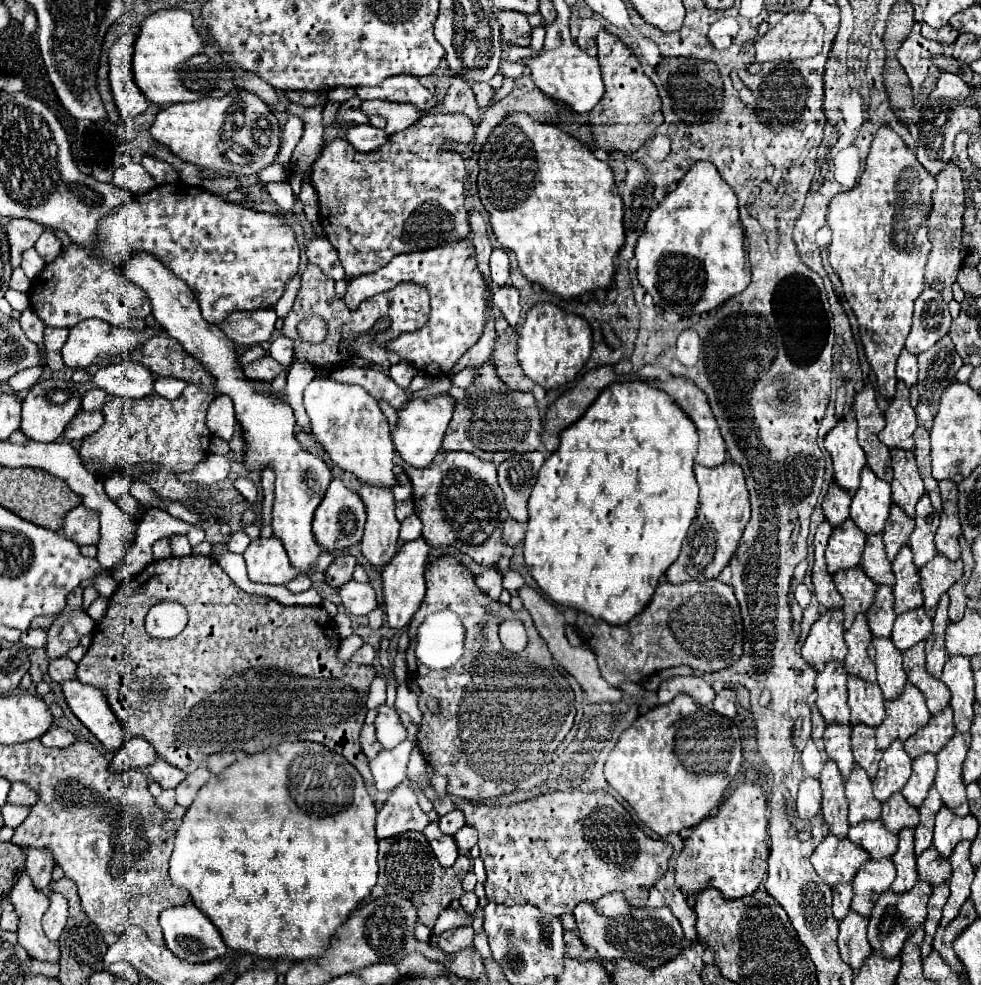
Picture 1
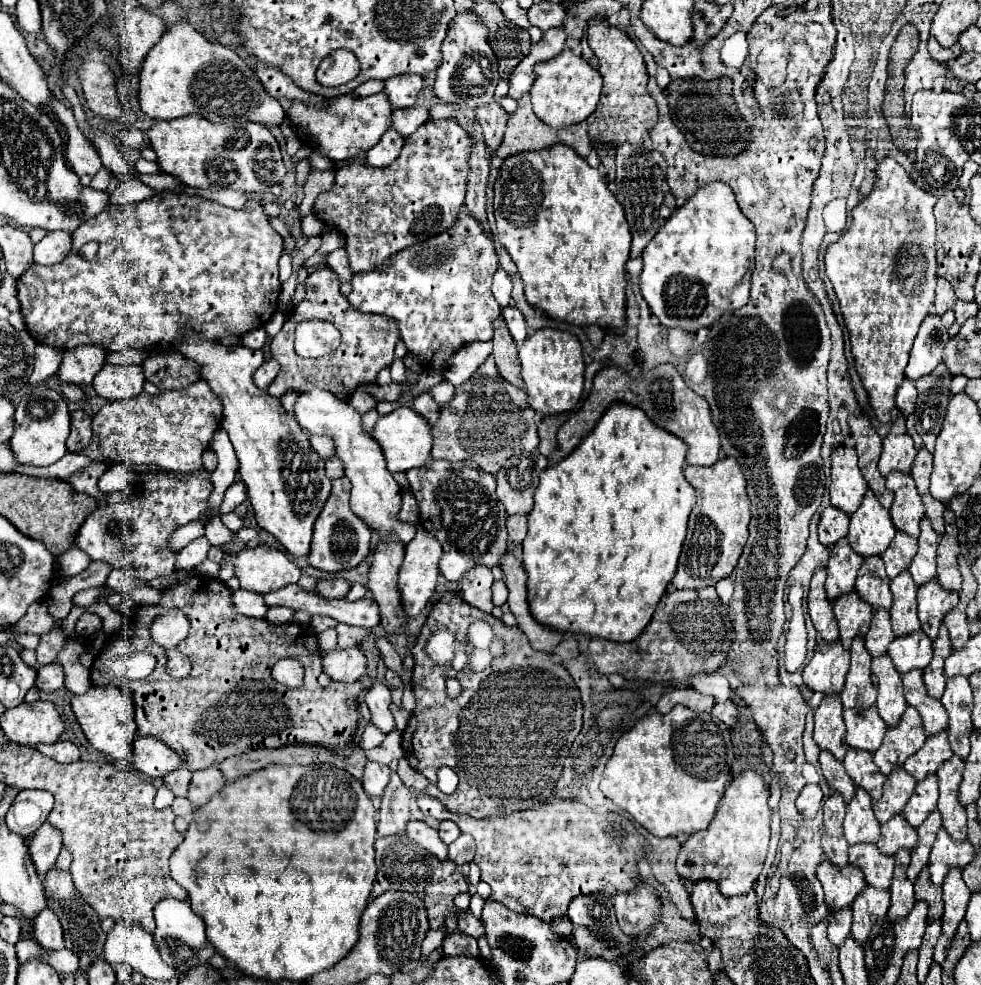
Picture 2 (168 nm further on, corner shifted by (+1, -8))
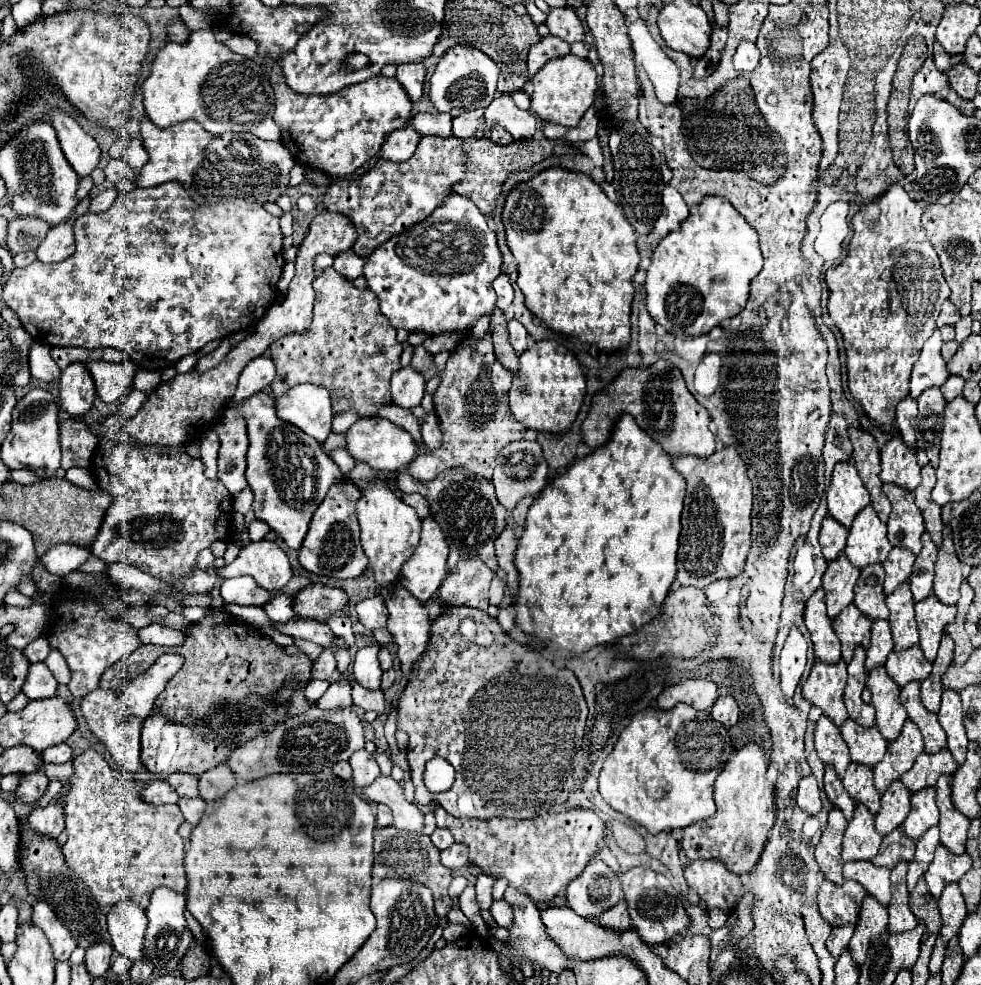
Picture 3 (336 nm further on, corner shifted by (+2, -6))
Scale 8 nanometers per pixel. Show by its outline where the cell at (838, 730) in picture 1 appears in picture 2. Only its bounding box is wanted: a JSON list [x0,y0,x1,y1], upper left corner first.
[818,750,856,802]

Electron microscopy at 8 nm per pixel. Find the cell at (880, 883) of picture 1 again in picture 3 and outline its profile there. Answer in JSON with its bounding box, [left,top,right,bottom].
[849,894,887,966]

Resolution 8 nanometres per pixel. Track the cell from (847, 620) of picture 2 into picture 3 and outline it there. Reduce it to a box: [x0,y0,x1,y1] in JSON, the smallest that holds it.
[833,604,873,662]

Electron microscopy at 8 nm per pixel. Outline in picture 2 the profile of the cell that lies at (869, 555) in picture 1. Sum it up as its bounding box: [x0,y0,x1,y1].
[856,556,892,610]

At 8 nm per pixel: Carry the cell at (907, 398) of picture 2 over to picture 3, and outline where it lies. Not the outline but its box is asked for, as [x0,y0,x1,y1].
[897,396,917,446]

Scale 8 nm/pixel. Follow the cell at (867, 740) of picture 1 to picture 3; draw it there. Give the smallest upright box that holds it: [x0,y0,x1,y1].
[843,762,879,814]

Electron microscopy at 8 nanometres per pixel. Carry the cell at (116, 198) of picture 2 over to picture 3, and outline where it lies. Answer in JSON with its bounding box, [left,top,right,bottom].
[89,188,119,212]

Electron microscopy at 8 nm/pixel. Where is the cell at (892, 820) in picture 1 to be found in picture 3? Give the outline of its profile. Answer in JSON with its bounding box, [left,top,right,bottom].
[871,828,915,868]

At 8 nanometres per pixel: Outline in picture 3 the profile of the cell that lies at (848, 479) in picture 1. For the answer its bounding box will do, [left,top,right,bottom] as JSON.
[827,462,869,526]

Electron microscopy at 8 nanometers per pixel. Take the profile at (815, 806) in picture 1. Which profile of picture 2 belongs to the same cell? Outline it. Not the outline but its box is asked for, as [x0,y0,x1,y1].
[796,784,822,818]

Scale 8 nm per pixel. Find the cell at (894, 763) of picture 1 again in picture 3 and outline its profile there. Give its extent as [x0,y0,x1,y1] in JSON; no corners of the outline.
[875,780,911,836]

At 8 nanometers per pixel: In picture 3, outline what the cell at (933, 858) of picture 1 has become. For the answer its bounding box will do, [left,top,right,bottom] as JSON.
[911,876,941,934]

